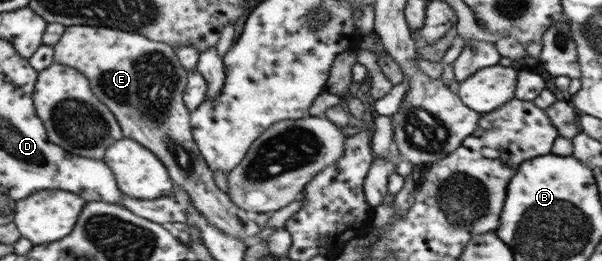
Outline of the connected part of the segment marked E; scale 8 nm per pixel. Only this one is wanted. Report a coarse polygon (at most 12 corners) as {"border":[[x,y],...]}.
{"border":[[65,27],[53,62],[84,73],[123,136],[153,152],[206,222],[262,232],[218,188],[164,42]]}

